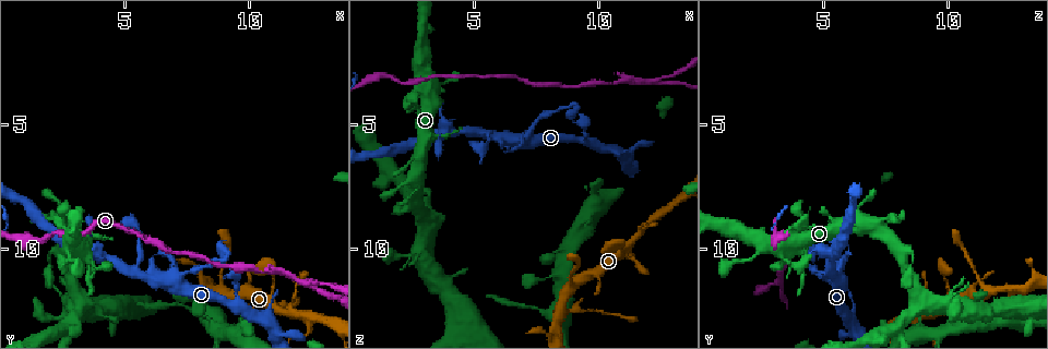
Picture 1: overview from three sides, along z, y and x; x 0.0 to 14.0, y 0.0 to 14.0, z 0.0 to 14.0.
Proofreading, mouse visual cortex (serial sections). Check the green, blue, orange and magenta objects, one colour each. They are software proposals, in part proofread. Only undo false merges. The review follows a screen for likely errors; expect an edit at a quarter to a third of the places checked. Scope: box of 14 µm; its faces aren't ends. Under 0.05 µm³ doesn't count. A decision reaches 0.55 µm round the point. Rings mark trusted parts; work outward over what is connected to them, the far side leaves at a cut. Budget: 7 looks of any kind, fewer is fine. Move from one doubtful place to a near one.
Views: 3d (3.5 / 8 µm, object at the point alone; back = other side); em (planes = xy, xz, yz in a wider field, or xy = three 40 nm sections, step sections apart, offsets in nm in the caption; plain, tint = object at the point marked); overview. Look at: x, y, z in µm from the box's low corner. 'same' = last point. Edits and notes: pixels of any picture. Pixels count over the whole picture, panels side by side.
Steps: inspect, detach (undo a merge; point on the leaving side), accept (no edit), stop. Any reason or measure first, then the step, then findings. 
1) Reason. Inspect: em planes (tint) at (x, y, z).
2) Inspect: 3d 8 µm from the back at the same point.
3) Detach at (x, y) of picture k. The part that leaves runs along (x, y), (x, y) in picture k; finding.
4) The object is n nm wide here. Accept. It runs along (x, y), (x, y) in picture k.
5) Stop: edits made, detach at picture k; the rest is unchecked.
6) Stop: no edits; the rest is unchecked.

Two arms at a narrow angle. Inspect: 3d 8 µm at (12.2, 11.5, 3.2).

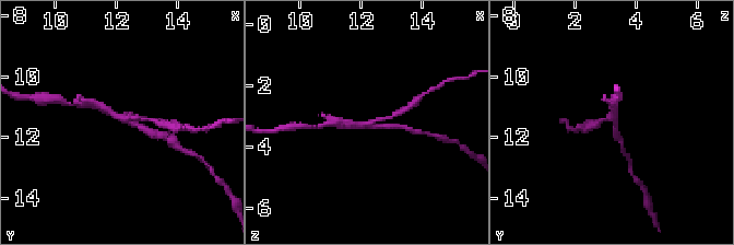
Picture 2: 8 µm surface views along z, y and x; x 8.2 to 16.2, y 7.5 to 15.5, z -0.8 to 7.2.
Closer look. Inspect: 3d 3.5 µm at (12.2, 11.4, 3.2).

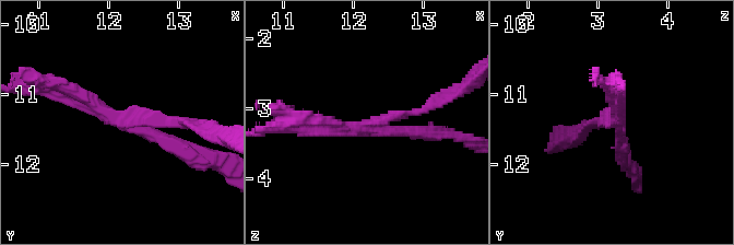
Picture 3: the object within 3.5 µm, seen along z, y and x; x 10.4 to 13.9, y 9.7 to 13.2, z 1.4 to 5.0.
3 arms meet here; the arms are 150, 200, 200 nm wide. Inspect: em xy step 1 (tint) at (12.25, 11.40, 3.25).

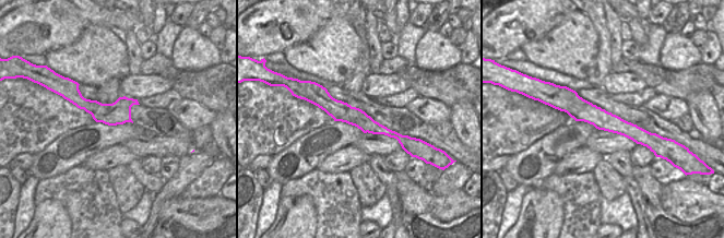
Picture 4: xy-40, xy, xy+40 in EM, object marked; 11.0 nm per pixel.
Detach at (170, 123) of picture 3. A second cell is stuck on.

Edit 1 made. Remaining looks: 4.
Calibre changes. Inspect: 3d 8 µm at (8.6, 11.5, 12.5).

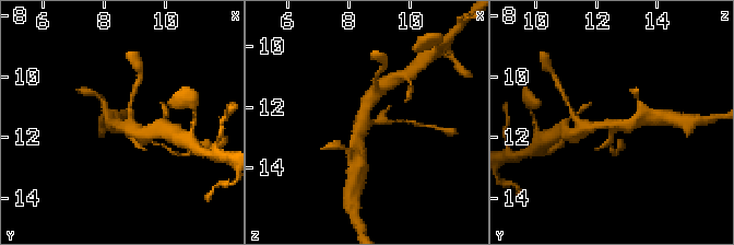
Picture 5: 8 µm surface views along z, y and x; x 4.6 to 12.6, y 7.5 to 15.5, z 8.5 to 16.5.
3 arms meet here; the arms are 200, 300, 400 nm wide; now the EM. Inspect: em xy step 5 (tint) at (8.6, 11.6, 12.4).

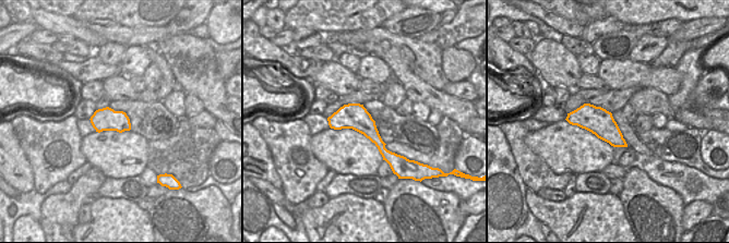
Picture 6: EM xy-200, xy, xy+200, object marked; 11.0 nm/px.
Detach at (139, 147) of picture 5. Two cells meet here.

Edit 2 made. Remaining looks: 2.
See it whole again. Inspect: overview.

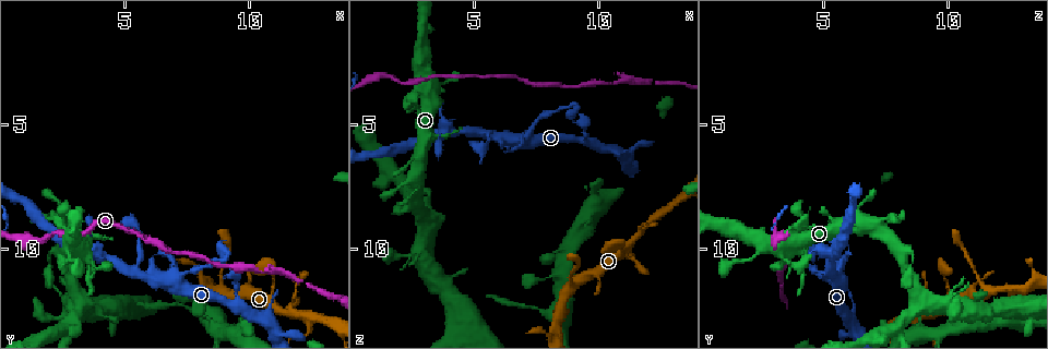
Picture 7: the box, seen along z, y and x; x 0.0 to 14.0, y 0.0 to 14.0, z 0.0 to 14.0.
Sharp bend. Inspect: 3d 3.5 µm at (10.8, 10.8, 9.9).

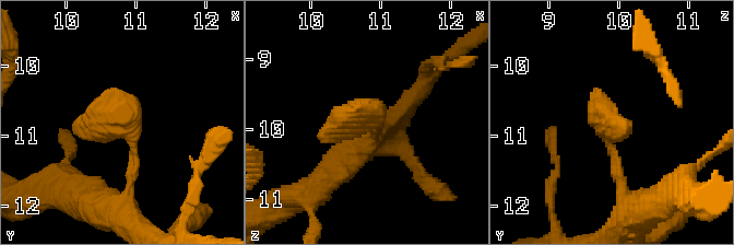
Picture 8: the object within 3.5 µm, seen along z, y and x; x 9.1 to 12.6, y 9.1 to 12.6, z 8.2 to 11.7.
Accept. It runs along (130, 195), (130, 133), (73, 133) in picture 8; one cell here.

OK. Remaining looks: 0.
Stop: edits made, detach at picture 3, detach at picture 5; the rest is unchecked.

